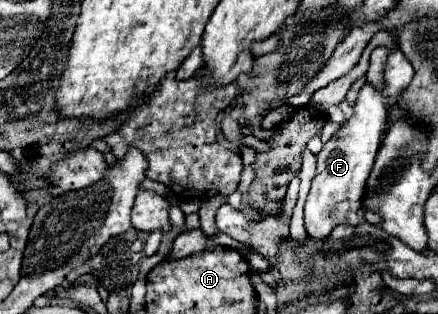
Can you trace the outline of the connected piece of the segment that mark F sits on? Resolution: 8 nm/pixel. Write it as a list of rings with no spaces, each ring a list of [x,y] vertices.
[[[392,49],[390,55],[388,55],[388,63],[386,63],[386,89],[376,91],[372,85],[366,83],[362,87],[360,95],[358,95],[358,101],[356,101],[356,107],[354,107],[354,117],[348,119],[338,131],[340,139],[330,139],[324,145],[324,149],[316,155],[316,159],[318,159],[316,175],[312,179],[308,201],[306,201],[306,207],[304,207],[304,229],[312,239],[322,241],[322,239],[330,237],[332,229],[340,223],[344,223],[344,225],[358,225],[360,223],[358,211],[362,209],[362,193],[366,191],[366,177],[370,175],[370,169],[374,165],[374,157],[376,157],[378,147],[380,147],[380,135],[382,135],[382,129],[386,125],[386,113],[388,113],[390,105],[396,105],[398,95],[408,87],[412,77],[414,77],[414,69],[412,69],[410,61],[400,53],[400,49]]]

